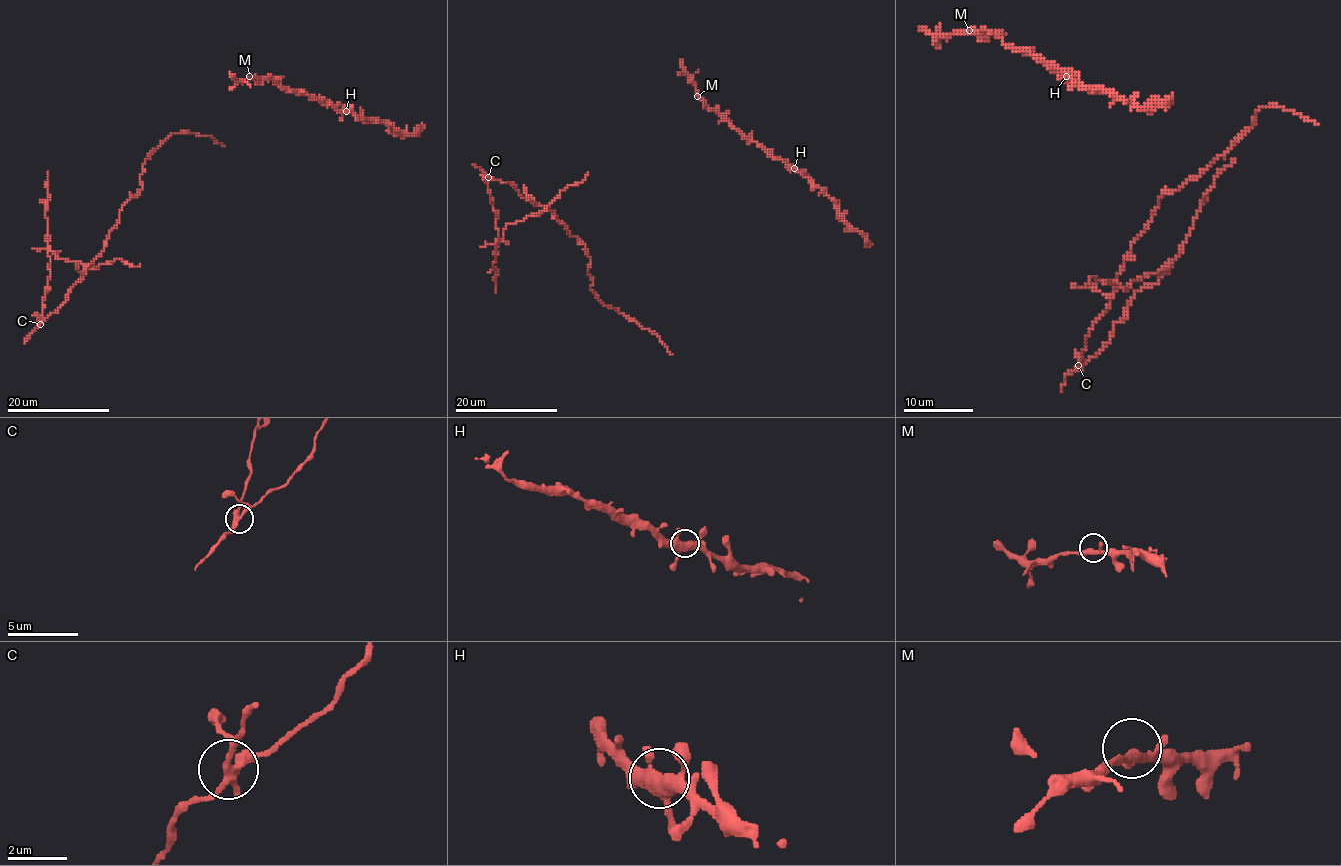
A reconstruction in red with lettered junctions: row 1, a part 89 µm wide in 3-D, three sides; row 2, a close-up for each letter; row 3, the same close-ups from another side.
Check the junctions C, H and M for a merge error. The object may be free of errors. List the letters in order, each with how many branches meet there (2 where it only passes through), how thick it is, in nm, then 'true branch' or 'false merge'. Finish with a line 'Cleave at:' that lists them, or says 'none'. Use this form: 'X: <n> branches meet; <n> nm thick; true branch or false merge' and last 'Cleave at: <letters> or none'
C: 4 branches meet; 260 nm thick; false merge
H: 4 branches meet; 440 nm thick; true branch
M: 3 branches meet; 280 nm thick; true branch
Cleave at: C

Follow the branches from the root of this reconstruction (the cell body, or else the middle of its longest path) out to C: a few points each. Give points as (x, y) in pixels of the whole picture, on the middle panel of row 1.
C: (592, 284), (588, 273), (590, 256), (585, 245), (568, 232), (553, 211), (526, 200), (512, 183), (487, 177)

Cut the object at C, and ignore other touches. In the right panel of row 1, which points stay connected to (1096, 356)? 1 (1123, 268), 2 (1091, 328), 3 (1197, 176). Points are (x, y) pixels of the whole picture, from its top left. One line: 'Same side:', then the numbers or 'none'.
Same side: none

